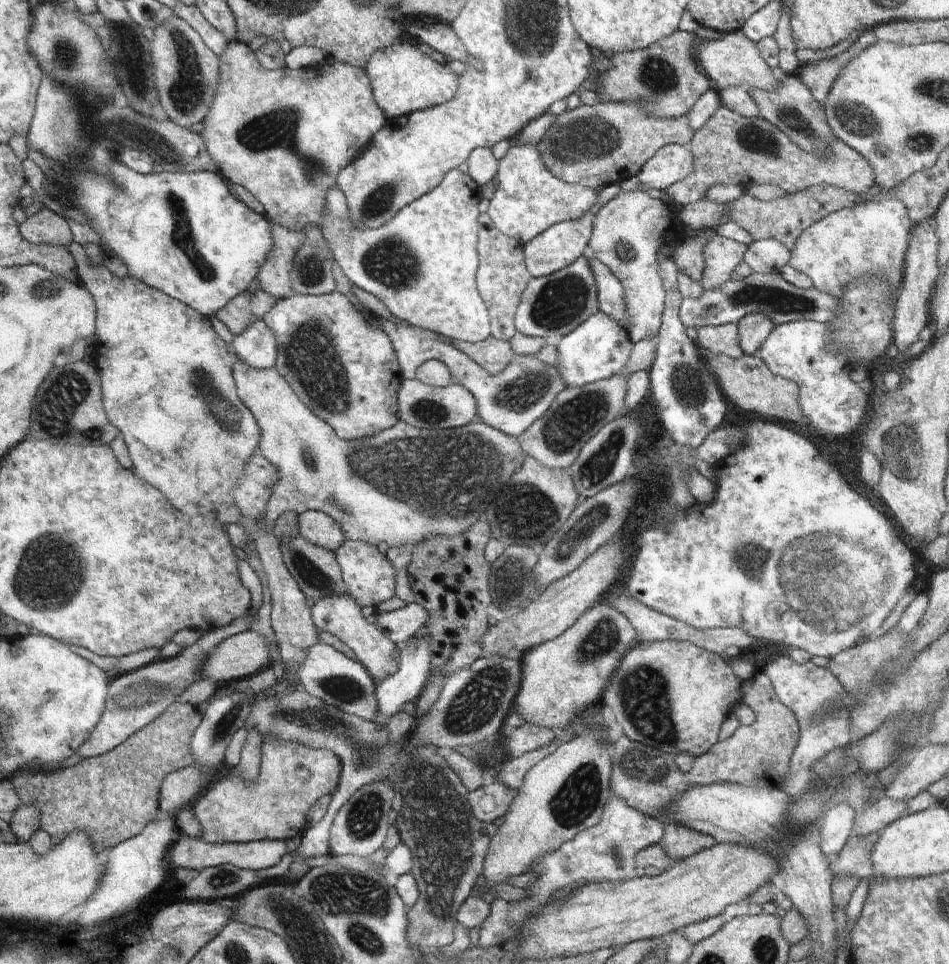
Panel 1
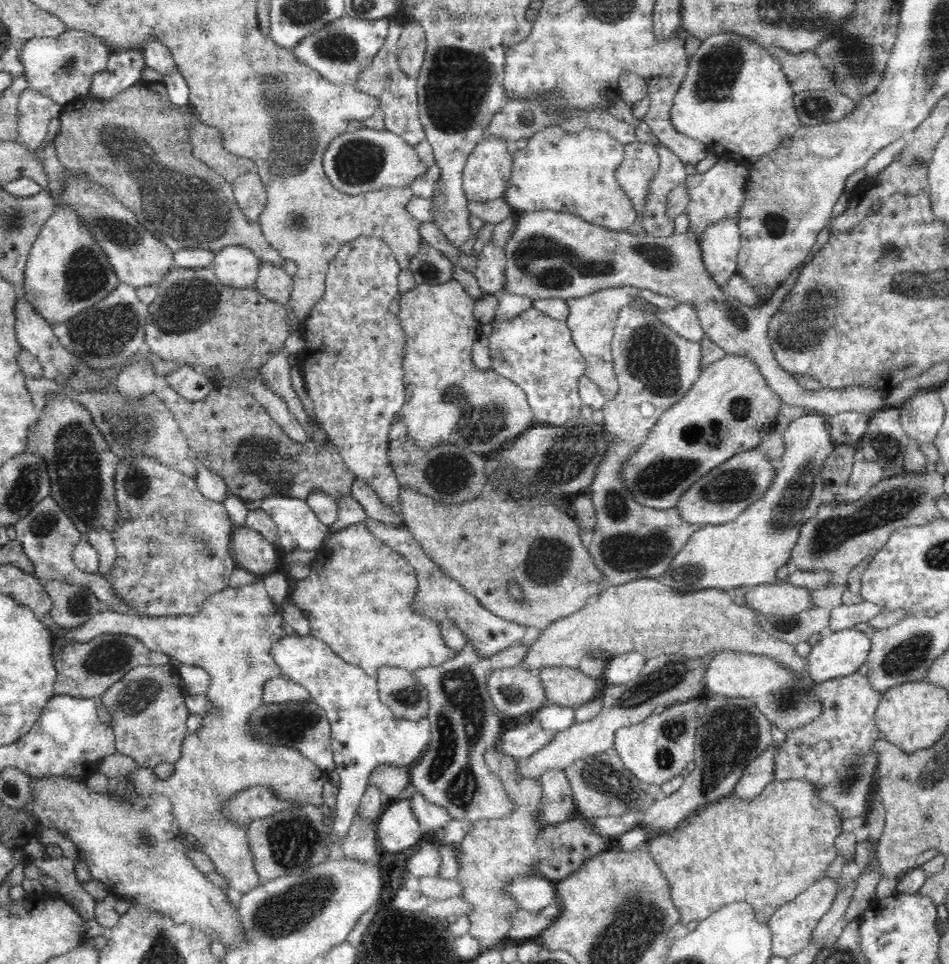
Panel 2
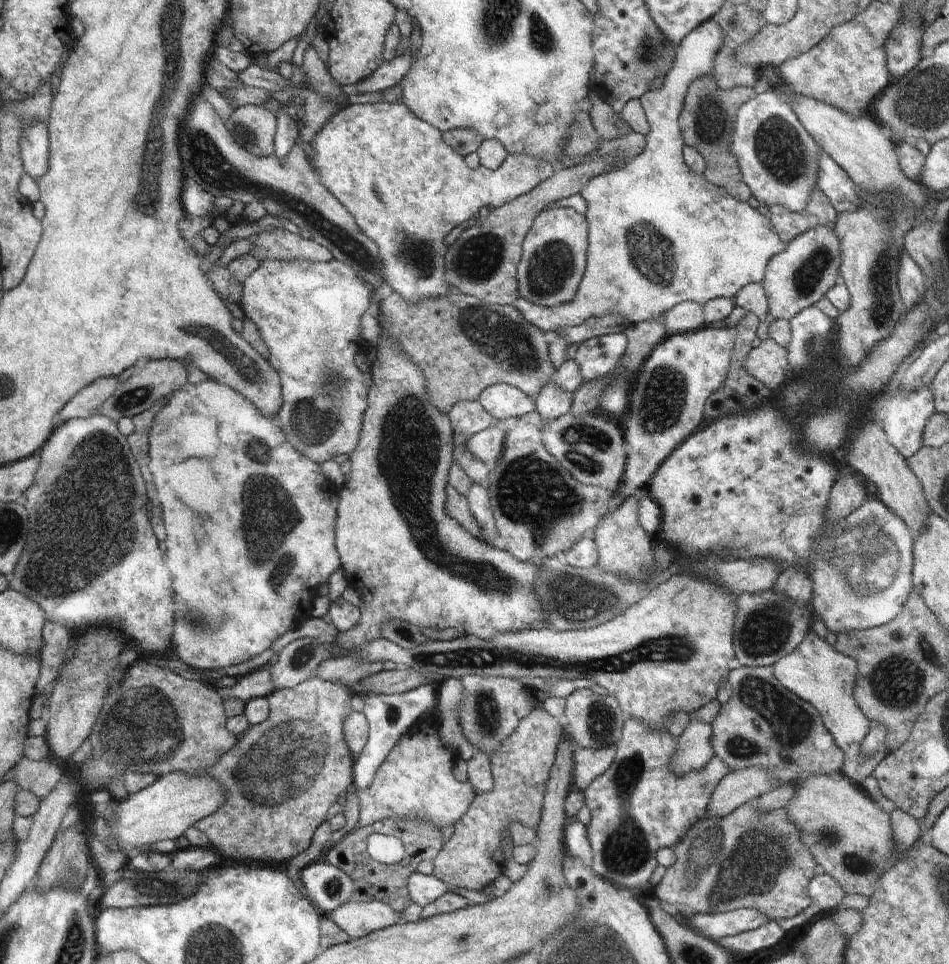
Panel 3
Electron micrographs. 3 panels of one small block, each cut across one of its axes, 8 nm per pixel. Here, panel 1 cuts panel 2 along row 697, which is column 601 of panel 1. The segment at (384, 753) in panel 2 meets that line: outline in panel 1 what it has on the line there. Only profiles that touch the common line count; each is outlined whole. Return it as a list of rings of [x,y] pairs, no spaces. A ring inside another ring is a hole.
[[[601,311],[590,316],[572,333],[558,339],[555,344],[559,355],[556,367],[568,387],[582,387],[624,373],[633,348],[625,328]]]

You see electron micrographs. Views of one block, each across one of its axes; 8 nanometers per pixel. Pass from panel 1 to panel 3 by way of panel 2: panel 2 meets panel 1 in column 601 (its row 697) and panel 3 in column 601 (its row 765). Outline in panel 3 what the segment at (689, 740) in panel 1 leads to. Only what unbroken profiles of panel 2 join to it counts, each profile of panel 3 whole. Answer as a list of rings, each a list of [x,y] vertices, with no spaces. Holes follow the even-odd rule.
[[[684,570],[684,572],[678,572],[672,575],[670,580],[656,586],[653,590],[644,596],[637,604],[630,606],[623,614],[616,615],[615,618],[609,620],[605,624],[600,624],[595,628],[590,629],[577,629],[576,631],[556,631],[553,629],[526,629],[517,632],[504,632],[497,633],[493,638],[490,639],[480,639],[474,637],[473,635],[464,635],[461,638],[452,640],[450,642],[441,641],[425,641],[419,646],[414,646],[412,649],[404,649],[397,646],[395,643],[385,640],[383,637],[379,637],[369,644],[365,643],[361,647],[354,647],[349,650],[350,655],[355,655],[359,657],[362,661],[370,663],[384,663],[385,661],[392,661],[397,663],[399,667],[409,667],[419,671],[420,673],[436,673],[443,676],[444,679],[454,678],[462,679],[467,675],[477,675],[483,678],[493,678],[499,677],[504,679],[515,679],[515,678],[541,678],[542,680],[548,681],[549,679],[586,679],[592,681],[592,683],[604,688],[608,691],[608,696],[614,698],[619,705],[619,708],[626,714],[629,718],[637,719],[640,723],[645,723],[646,727],[649,727],[650,731],[666,731],[668,732],[665,723],[670,717],[672,717],[676,712],[683,712],[687,715],[698,711],[704,705],[712,702],[712,700],[717,698],[719,685],[723,681],[728,681],[730,672],[732,668],[729,663],[735,660],[735,653],[733,648],[733,629],[735,620],[735,598],[734,596],[726,593],[721,587],[716,587],[712,582],[706,581],[705,579],[700,579],[695,575],[692,575],[689,571]]]

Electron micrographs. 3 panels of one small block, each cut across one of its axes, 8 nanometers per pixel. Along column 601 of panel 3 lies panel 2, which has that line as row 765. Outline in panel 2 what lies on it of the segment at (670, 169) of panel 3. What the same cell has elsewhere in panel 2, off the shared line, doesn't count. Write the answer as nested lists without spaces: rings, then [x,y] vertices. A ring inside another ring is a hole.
[[[262,577],[260,580],[254,582],[254,584],[242,585],[239,587],[229,586],[224,590],[215,592],[212,596],[209,596],[209,598],[206,599],[206,602],[204,603],[202,610],[198,614],[192,616],[180,615],[180,616],[149,617],[146,615],[122,614],[122,613],[114,612],[110,609],[102,609],[100,613],[96,613],[95,615],[92,615],[90,617],[90,620],[87,620],[84,624],[82,624],[81,627],[66,629],[66,628],[59,627],[53,621],[51,622],[50,626],[47,627],[48,630],[50,631],[50,634],[52,634],[52,636],[59,637],[60,635],[62,635],[62,637],[66,637],[66,639],[74,639],[74,641],[78,641],[78,642],[86,642],[92,640],[93,638],[96,638],[97,636],[106,633],[116,633],[116,634],[120,633],[123,635],[134,636],[134,638],[144,643],[148,648],[154,649],[154,651],[156,652],[162,651],[170,658],[174,658],[176,659],[176,661],[180,661],[180,664],[198,666],[204,669],[204,671],[206,671],[206,674],[210,675],[211,686],[210,689],[208,689],[208,693],[206,694],[206,696],[211,701],[211,704],[213,704],[213,706],[209,711],[209,716],[202,719],[203,720],[202,729],[199,732],[196,732],[195,734],[188,733],[185,736],[184,742],[182,742],[183,746],[181,751],[181,758],[174,764],[175,768],[174,768],[174,772],[172,772],[172,775],[170,775],[167,779],[159,779],[158,776],[154,774],[153,768],[138,767],[138,769],[132,771],[128,775],[128,778],[134,783],[135,790],[140,795],[144,797],[151,797],[152,795],[155,794],[164,795],[168,797],[170,801],[172,801],[172,807],[174,807],[172,813],[174,813],[175,818],[178,820],[182,833],[184,833],[185,835],[186,834],[194,835],[196,837],[196,840],[202,843],[201,850],[204,851],[204,853],[206,853],[210,857],[210,859],[212,859],[212,863],[216,865],[216,872],[224,876],[224,878],[226,878],[228,886],[226,888],[222,888],[226,890],[226,893],[230,889],[232,889],[244,894],[247,893],[251,888],[256,888],[256,886],[259,885],[259,874],[256,872],[256,869],[254,868],[253,856],[249,851],[249,840],[247,839],[248,827],[244,827],[240,825],[236,826],[234,825],[234,823],[230,823],[230,821],[226,819],[226,816],[223,816],[223,812],[221,812],[221,808],[237,792],[240,792],[242,789],[251,787],[252,785],[264,785],[272,789],[272,791],[274,791],[274,793],[276,793],[278,797],[282,797],[282,799],[284,800],[300,801],[300,804],[316,805],[320,807],[322,804],[324,804],[322,800],[322,788],[324,788],[324,784],[326,784],[326,782],[330,782],[328,778],[328,772],[319,769],[317,767],[317,764],[313,764],[313,762],[311,762],[309,759],[304,757],[298,750],[295,750],[294,748],[288,748],[286,746],[282,746],[282,744],[270,744],[269,742],[264,742],[263,740],[261,740],[261,738],[257,738],[257,736],[254,735],[254,731],[252,731],[252,727],[250,727],[250,716],[254,714],[254,710],[256,710],[256,708],[264,704],[262,703],[262,694],[264,694],[264,686],[266,686],[266,681],[269,681],[272,677],[283,675],[283,672],[280,670],[280,668],[278,668],[278,665],[275,663],[275,660],[271,655],[271,644],[274,641],[277,641],[280,637],[287,635],[281,627],[282,618],[283,616],[281,615],[280,607],[277,604],[275,604],[272,601],[272,599],[270,599],[270,595],[268,595],[268,592],[266,591],[266,589],[264,589],[264,581]]]

